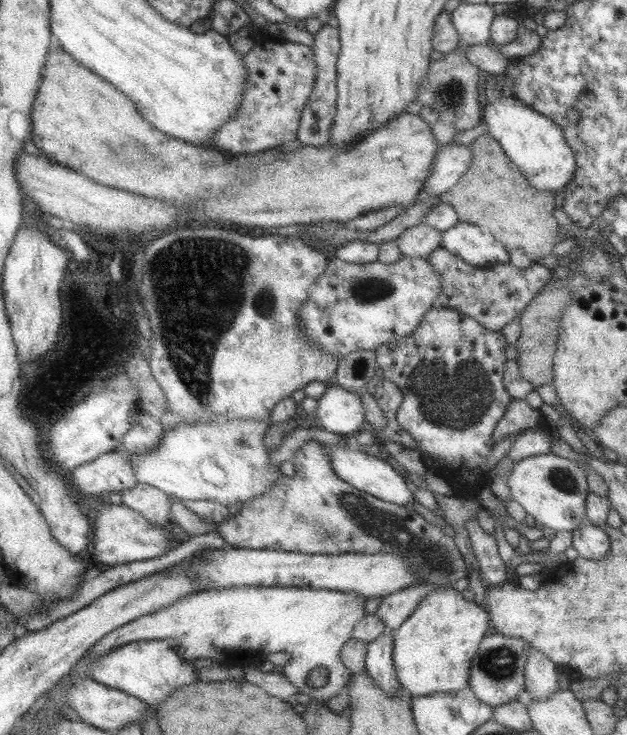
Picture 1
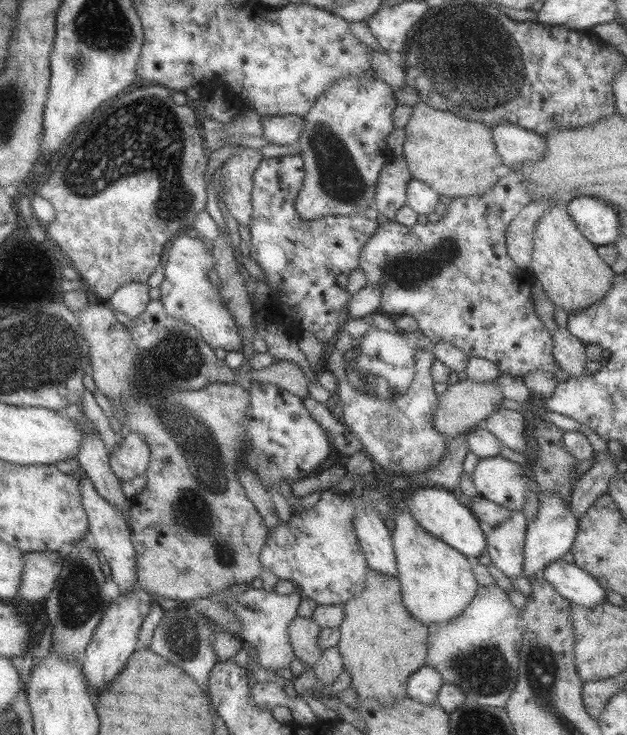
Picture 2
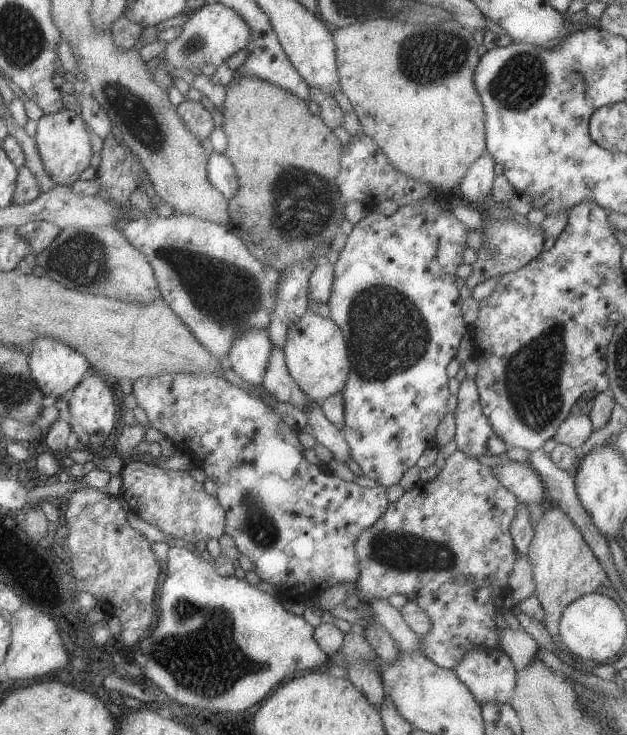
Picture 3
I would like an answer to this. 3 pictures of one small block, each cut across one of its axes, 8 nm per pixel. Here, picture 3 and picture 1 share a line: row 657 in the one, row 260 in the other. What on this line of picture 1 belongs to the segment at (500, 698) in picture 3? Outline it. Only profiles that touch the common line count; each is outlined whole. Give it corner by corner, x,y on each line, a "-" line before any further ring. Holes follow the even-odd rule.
461,220
449,230
441,232
441,248
449,250
451,254
473,266
509,262
507,248
489,230

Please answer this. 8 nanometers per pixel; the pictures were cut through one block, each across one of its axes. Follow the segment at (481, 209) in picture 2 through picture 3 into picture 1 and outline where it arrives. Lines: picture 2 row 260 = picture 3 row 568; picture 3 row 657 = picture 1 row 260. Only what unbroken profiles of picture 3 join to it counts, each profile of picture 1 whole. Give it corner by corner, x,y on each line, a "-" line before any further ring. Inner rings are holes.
441,246
433,250
425,260
439,276
441,292
437,296
437,306
457,310
461,316
473,318
483,328
493,332
499,332
509,320
521,318
527,304
545,288
553,274
553,270
539,266
537,262
525,270
503,262
491,266
473,266

